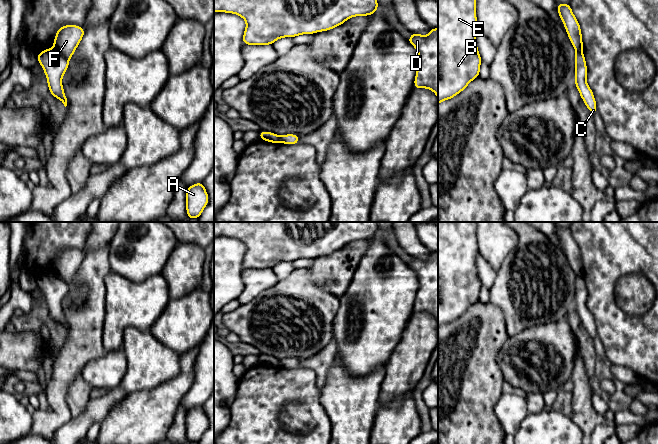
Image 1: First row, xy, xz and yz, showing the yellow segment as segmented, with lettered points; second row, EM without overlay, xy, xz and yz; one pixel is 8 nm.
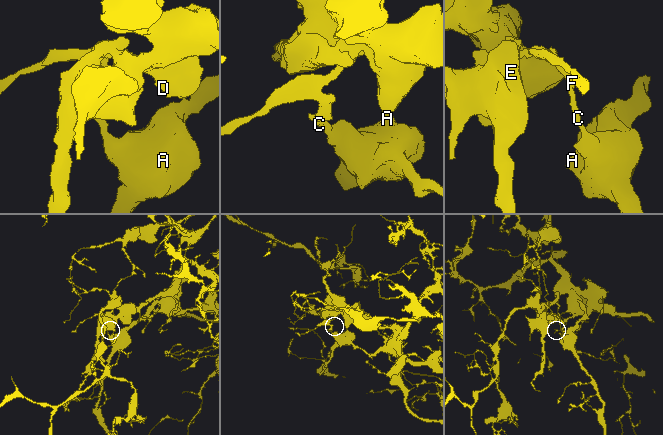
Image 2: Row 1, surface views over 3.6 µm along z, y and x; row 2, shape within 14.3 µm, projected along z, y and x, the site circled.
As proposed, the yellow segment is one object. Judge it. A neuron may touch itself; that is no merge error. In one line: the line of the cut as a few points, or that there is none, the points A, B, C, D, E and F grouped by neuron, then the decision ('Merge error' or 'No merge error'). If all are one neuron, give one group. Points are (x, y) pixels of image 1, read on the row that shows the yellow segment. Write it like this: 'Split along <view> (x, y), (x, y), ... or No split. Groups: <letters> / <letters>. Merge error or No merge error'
Split along xy (54, 49), (68, 61). Groups: A C / B D E F. Merge error

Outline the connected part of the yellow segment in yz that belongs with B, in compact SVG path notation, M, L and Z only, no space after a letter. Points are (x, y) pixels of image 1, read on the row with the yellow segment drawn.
M438 0L438 105L479 77L482 59L476 42L478 28L476 0Z

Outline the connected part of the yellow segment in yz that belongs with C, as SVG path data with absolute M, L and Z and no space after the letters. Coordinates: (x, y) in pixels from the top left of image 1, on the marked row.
M583 51L575 54L575 82L578 92L592 115L597 112L594 93L587 84L587 64Z

